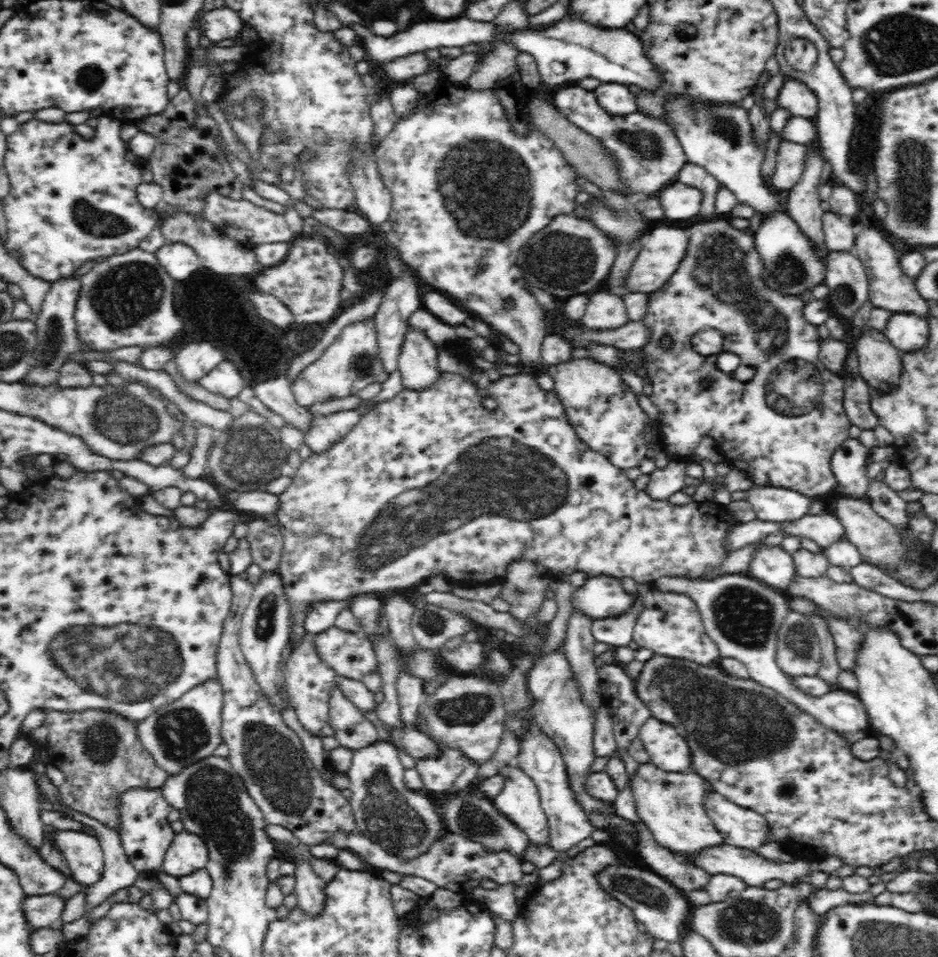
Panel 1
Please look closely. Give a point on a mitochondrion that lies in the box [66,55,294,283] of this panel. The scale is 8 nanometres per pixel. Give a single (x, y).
(93, 220)

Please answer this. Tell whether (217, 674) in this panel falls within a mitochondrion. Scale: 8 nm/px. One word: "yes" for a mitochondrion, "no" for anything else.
no

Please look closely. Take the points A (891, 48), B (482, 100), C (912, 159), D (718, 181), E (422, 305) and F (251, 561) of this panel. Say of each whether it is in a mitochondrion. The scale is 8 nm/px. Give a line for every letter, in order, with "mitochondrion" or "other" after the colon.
A: mitochondrion
B: other
C: mitochondrion
D: other
E: other
F: other

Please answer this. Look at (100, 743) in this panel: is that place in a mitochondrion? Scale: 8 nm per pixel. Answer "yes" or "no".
yes

